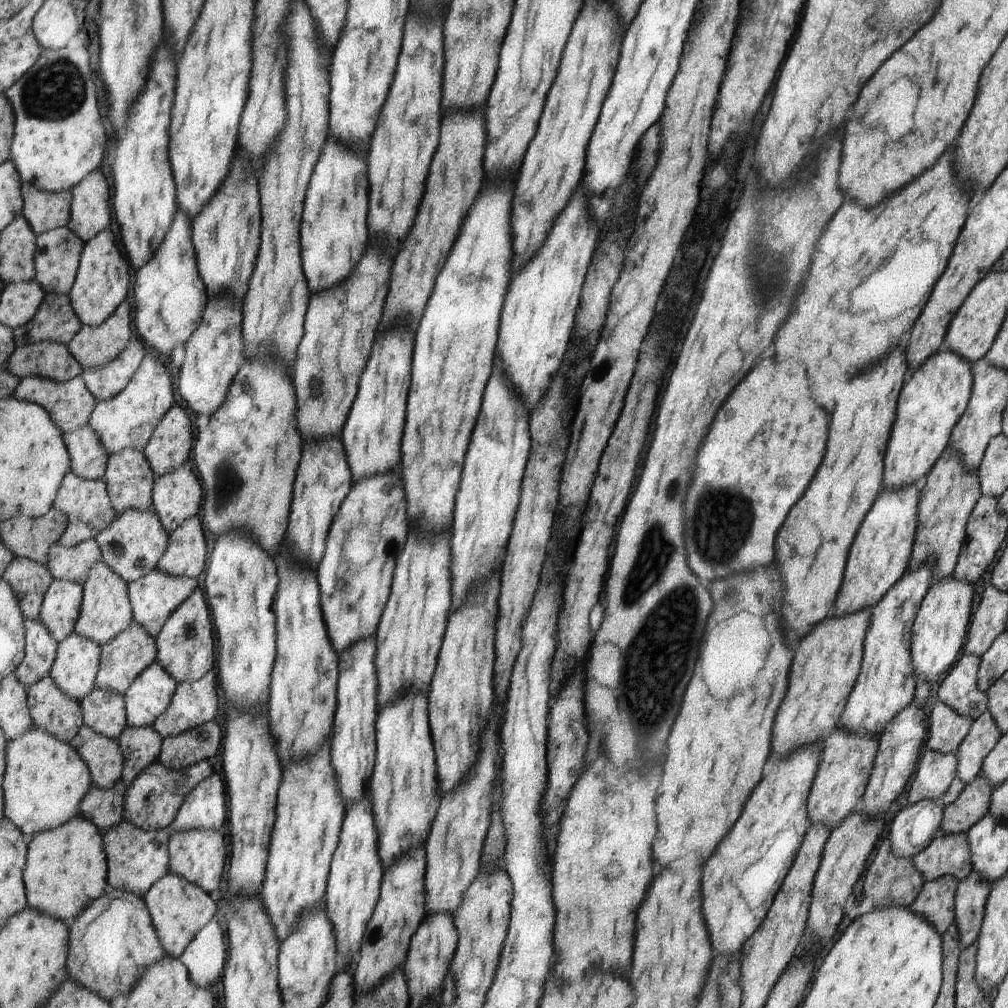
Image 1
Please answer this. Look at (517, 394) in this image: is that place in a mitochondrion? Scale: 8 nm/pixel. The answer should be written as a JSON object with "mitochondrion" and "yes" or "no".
{"mitochondrion":"no"}

